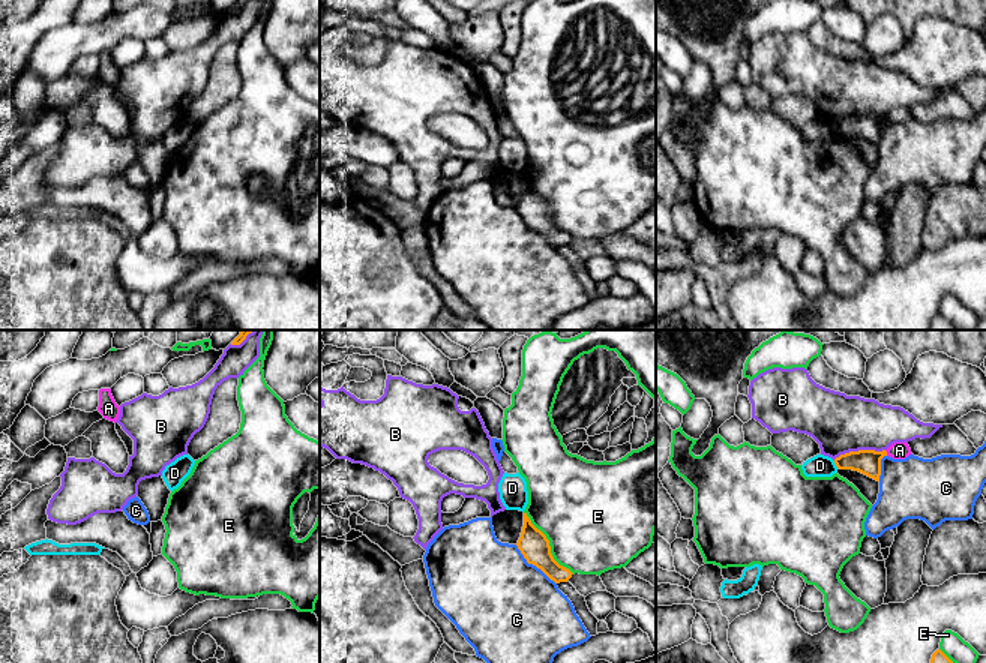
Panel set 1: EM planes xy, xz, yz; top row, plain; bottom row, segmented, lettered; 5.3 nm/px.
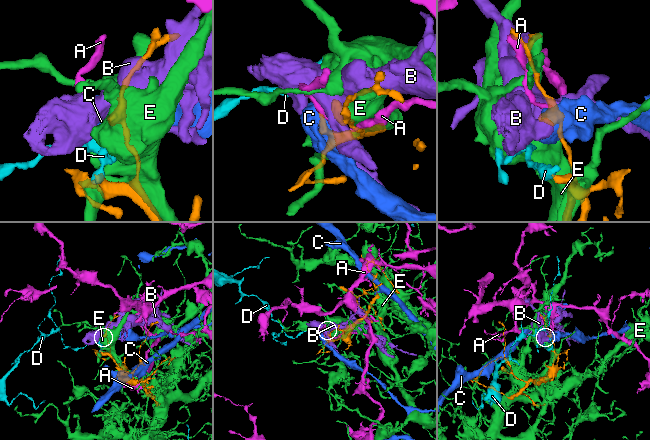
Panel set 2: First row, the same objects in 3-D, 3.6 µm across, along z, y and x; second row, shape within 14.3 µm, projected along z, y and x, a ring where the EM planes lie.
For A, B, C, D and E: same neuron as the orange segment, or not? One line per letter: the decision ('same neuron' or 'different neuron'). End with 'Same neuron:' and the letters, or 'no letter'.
A: different neuron
B: different neuron
C: different neuron
D: different neuron
E: different neuron
Same neuron: no letter

